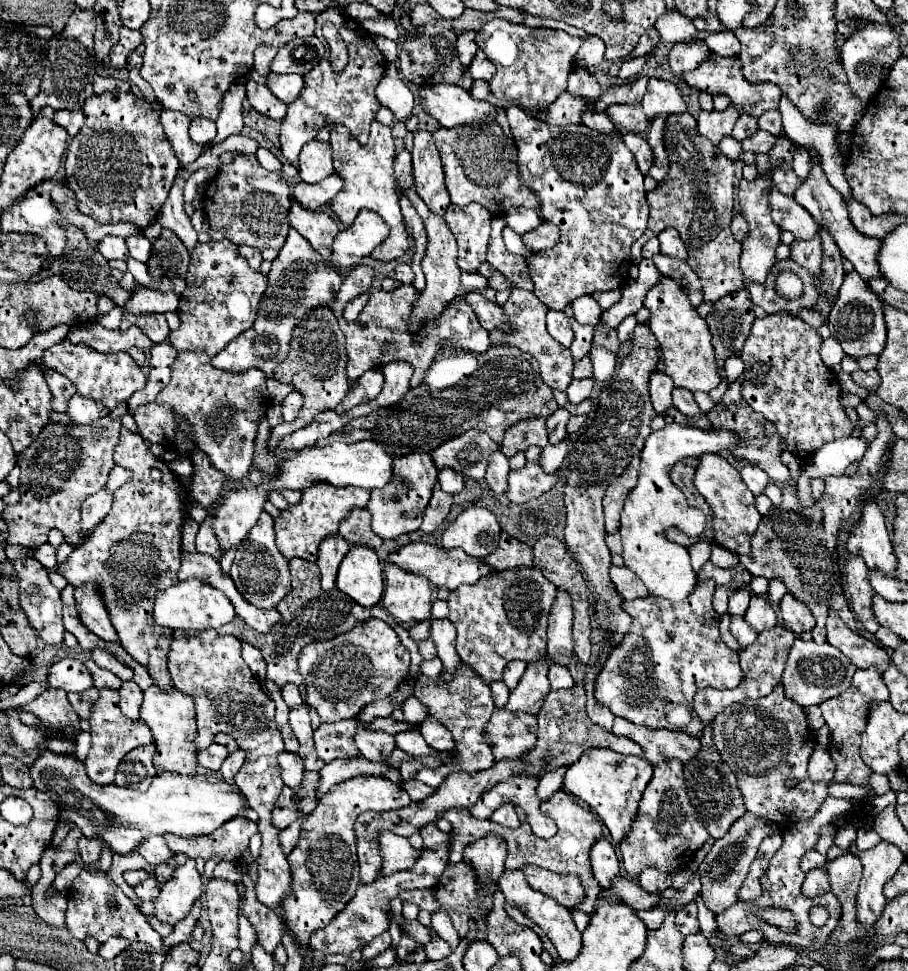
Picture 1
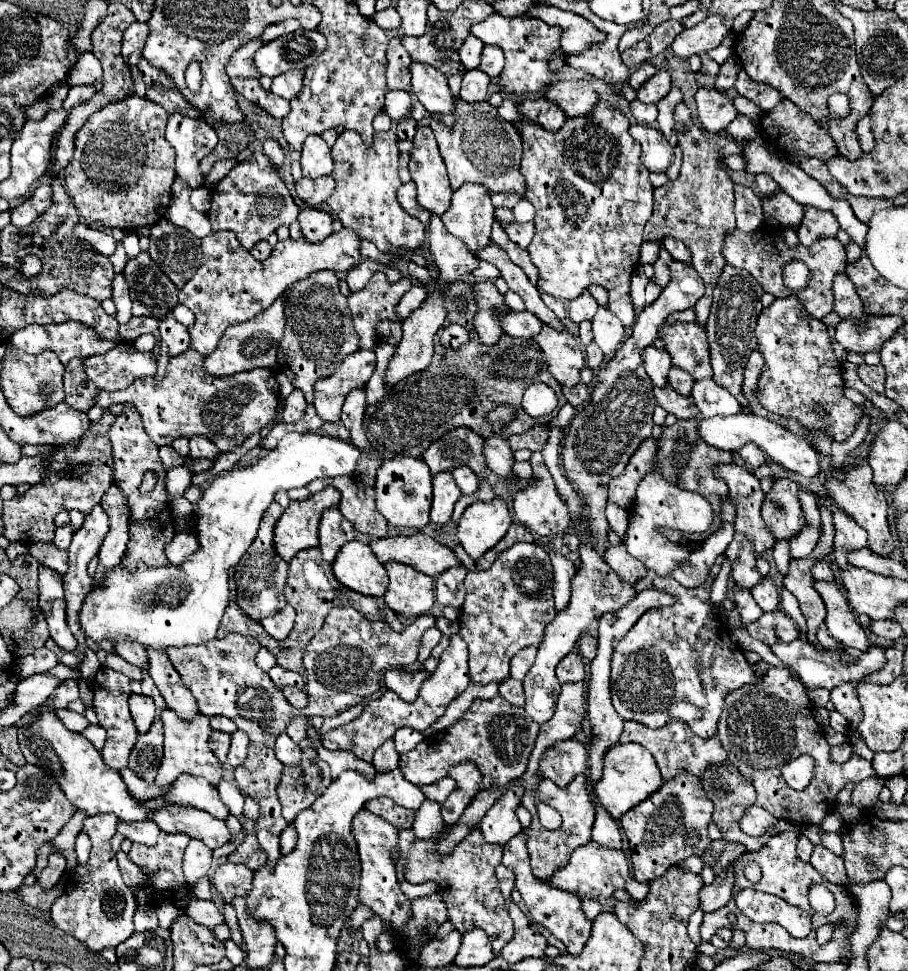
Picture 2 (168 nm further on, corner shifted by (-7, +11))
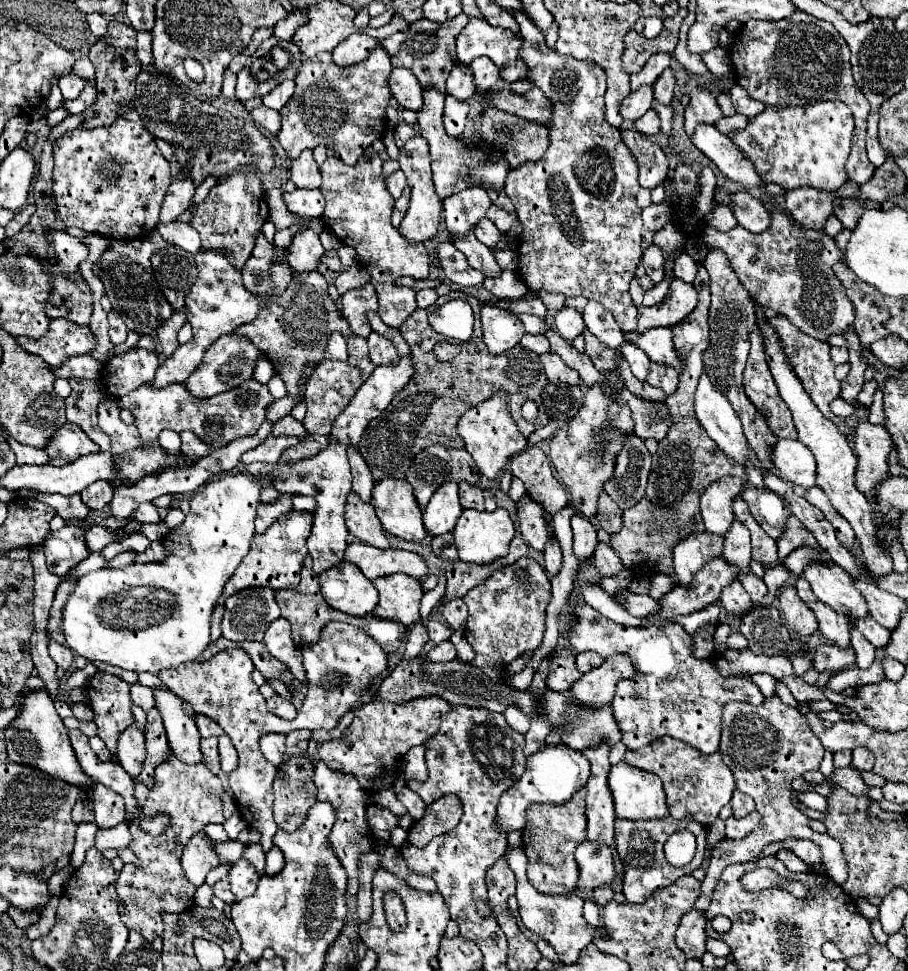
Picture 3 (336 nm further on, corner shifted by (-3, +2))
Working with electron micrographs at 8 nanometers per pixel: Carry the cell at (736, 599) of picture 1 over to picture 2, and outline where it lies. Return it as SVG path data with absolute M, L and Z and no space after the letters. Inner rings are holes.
M735 535L731 545L727 547L725 555L729 557L731 561L731 567L733 567L733 581L739 589L753 589L755 583L759 583L761 575L757 573L755 569L755 551L753 551L753 545L743 537L743 535Z

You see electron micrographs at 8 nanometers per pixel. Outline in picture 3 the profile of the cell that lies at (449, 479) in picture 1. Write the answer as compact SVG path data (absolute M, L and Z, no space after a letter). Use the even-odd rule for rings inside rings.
M459 482L459 498L461 498L463 508L473 508L473 510L481 510L481 512L485 510L483 508L483 490L479 486Z

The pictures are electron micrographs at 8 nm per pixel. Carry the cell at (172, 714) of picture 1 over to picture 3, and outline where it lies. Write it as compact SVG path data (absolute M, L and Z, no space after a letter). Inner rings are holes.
M175 756L169 762L155 768L155 784L149 790L149 798L143 806L145 816L165 814L169 816L169 826L159 836L149 836L139 828L139 820L129 824L133 842L131 850L141 860L141 866L125 864L119 880L117 880L117 894L119 900L125 904L125 912L121 914L123 924L129 930L141 932L149 942L163 934L161 914L169 910L185 910L193 904L195 886L185 878L181 868L181 852L191 840L193 834L201 832L207 824L223 824L225 816L221 812L221 794L223 784L221 780L209 772L205 764L183 764Z

